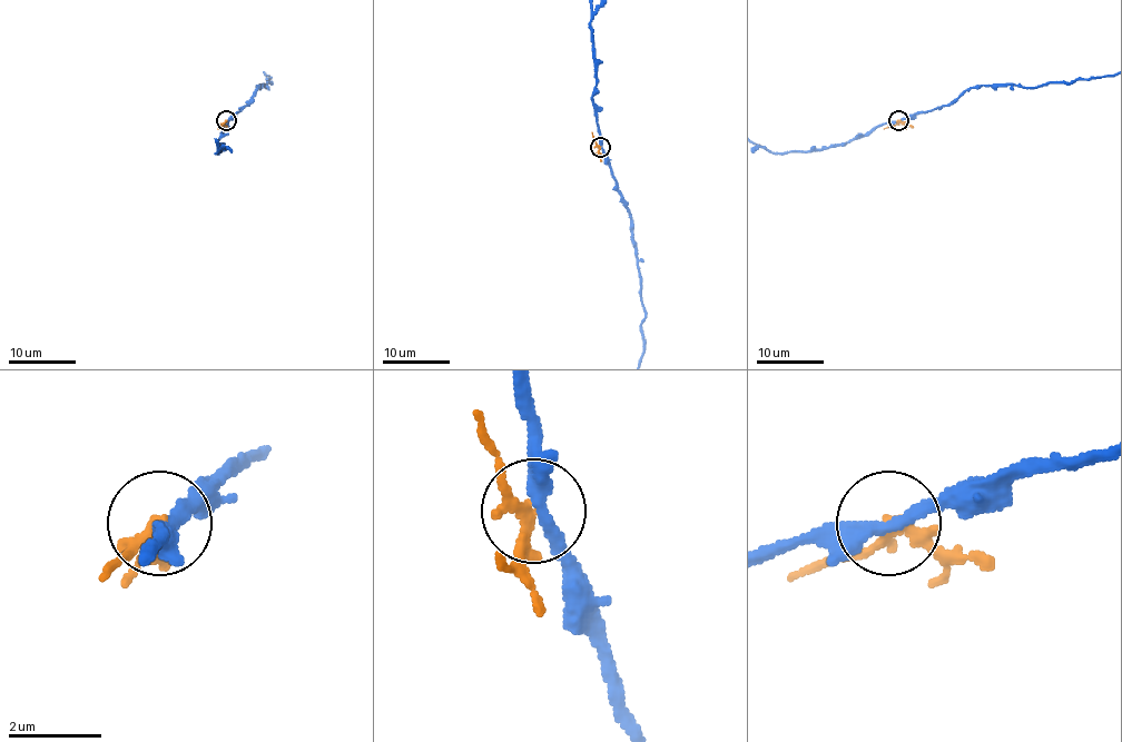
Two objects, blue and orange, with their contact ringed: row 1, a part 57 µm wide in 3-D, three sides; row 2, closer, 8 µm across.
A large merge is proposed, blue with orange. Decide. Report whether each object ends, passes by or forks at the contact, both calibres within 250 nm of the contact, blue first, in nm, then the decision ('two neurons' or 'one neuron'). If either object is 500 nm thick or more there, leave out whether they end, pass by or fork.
blue passes by; orange passes by; calibres 300 and 240 nm; two neurons

